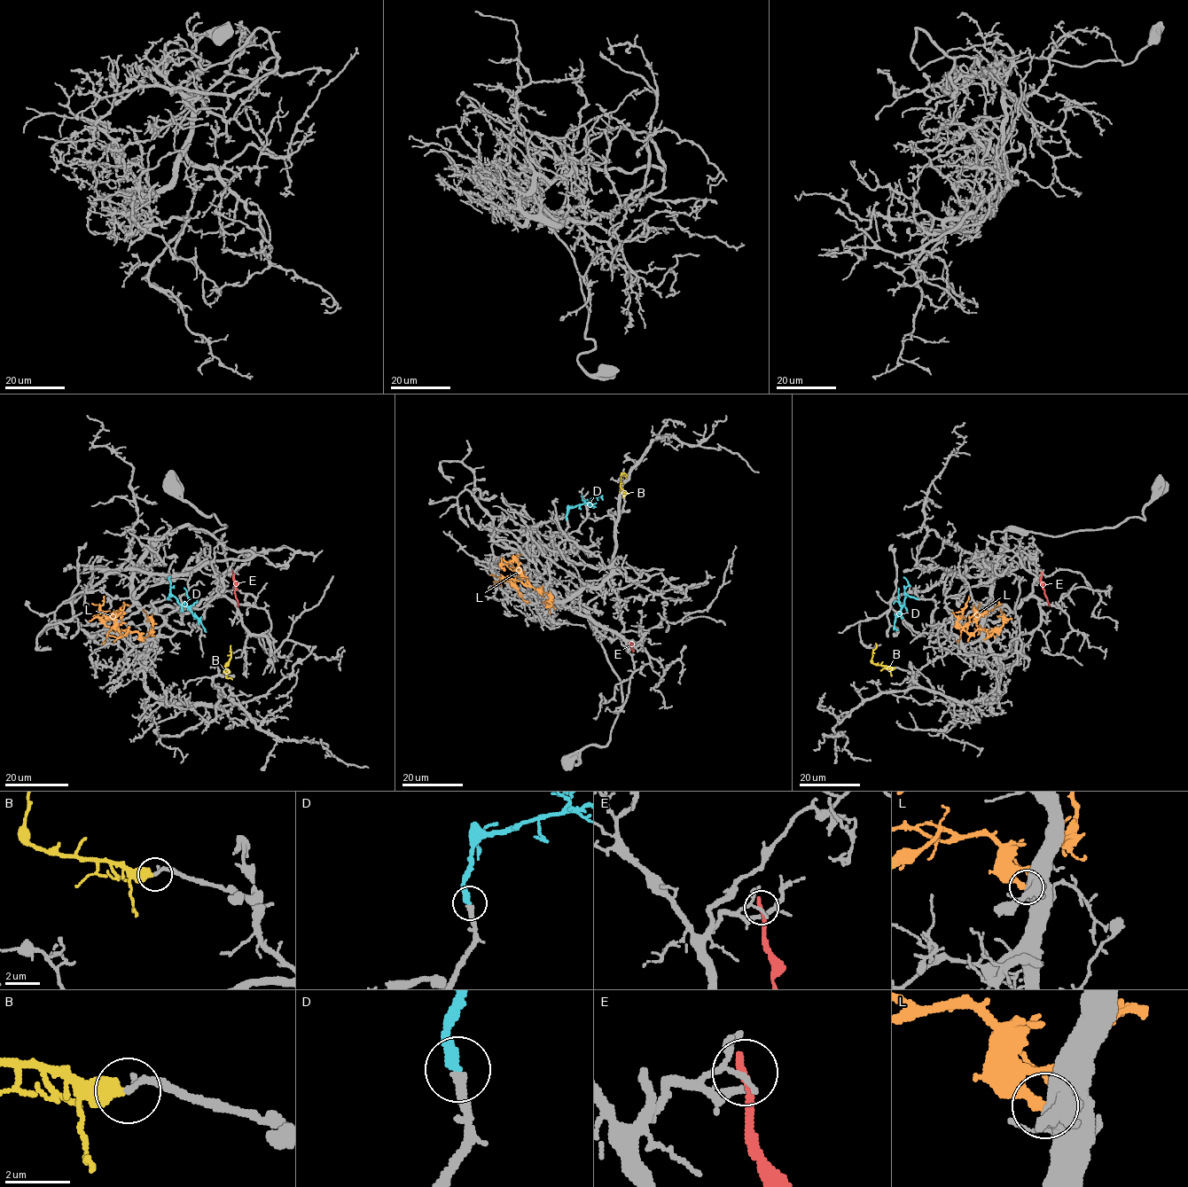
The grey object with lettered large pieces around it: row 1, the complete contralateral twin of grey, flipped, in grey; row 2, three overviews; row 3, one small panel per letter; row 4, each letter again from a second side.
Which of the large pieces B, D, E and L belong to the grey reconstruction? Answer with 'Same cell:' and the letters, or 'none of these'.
Same cell: B, D

